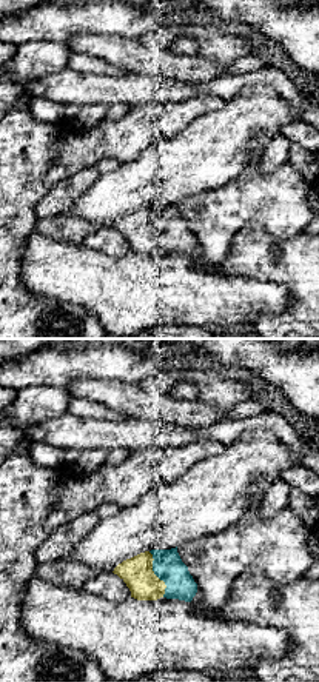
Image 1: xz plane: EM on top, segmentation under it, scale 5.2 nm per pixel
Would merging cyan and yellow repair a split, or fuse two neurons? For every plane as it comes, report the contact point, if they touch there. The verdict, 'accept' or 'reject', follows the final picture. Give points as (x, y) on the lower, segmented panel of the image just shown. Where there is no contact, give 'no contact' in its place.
contact (156, 575)

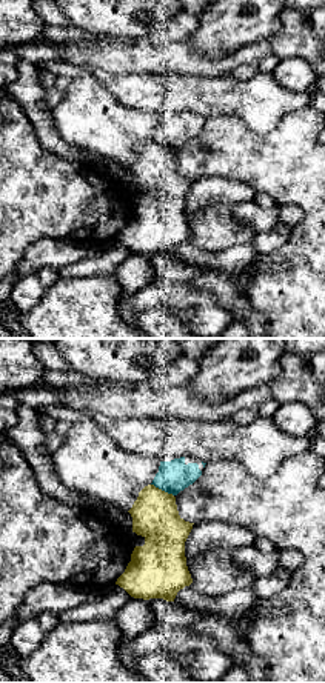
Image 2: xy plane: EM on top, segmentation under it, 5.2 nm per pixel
contact (162, 489)

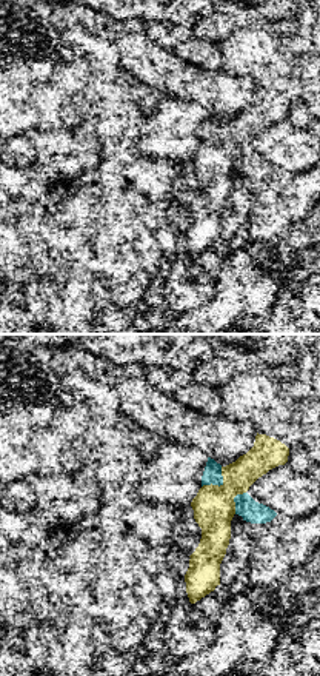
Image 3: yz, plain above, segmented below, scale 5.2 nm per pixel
contact (219, 485)

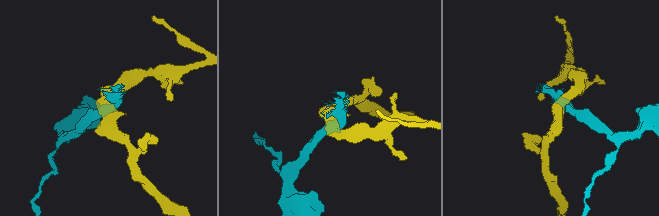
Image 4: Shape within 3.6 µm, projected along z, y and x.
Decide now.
reject

